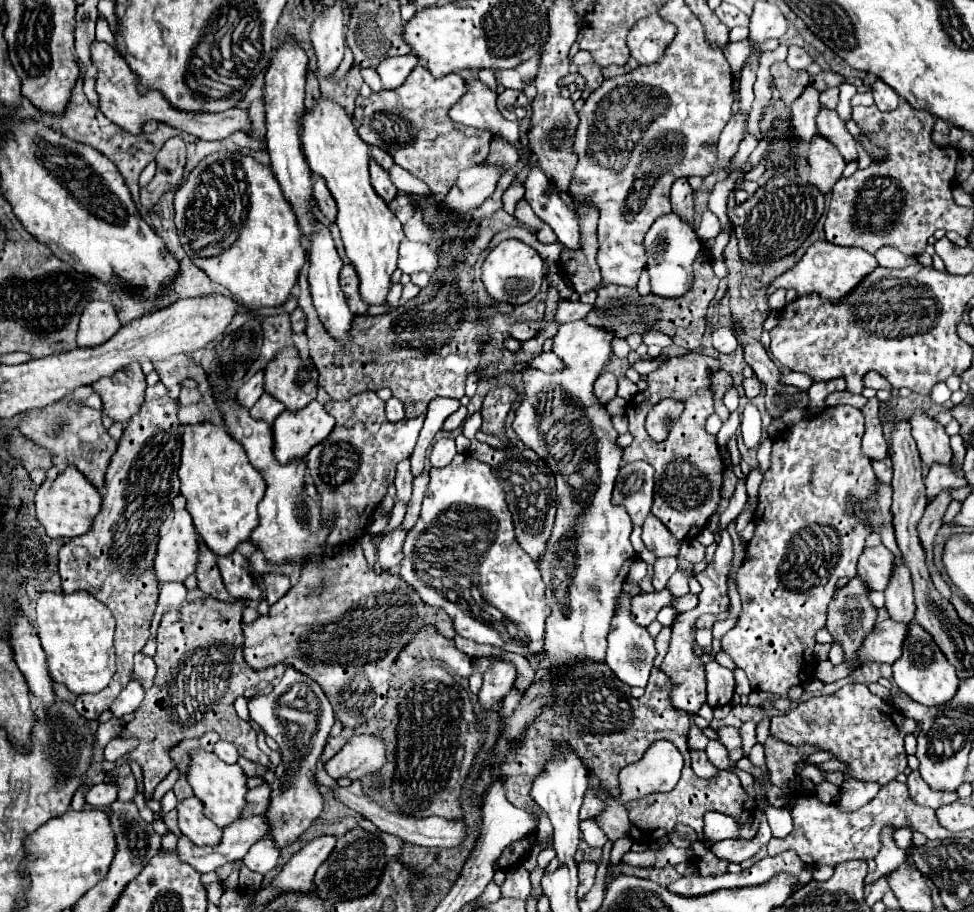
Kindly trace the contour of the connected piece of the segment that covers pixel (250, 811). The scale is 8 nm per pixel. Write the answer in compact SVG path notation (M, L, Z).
M262 784L258 788L252 788L248 792L248 806L242 812L242 816L262 814L262 812L266 812L268 804L270 804L270 784Z

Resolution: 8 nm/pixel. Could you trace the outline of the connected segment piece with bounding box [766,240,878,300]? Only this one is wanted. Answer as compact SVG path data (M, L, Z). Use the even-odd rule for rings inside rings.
M818 240L814 242L808 252L798 260L796 266L792 266L788 272L780 274L768 288L766 296L770 296L778 288L794 288L798 294L808 294L808 292L818 292L826 300L840 300L866 272L872 272L876 268L876 258L862 248L846 248L846 246L834 246L828 240Z

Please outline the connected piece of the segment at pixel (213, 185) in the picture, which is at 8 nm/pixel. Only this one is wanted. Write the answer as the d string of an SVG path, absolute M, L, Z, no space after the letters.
M214 152L206 156L178 188L174 196L176 228L180 244L190 260L204 270L212 282L226 286L232 296L248 310L282 306L298 282L298 274L306 262L302 232L292 204L284 198L278 180L270 168L242 152Z

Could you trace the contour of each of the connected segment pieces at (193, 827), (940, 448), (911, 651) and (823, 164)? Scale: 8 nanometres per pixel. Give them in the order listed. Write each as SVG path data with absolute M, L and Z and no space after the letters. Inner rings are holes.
M192 796L178 802L178 826L196 846L218 846L222 840L222 830L204 816L204 804Z
M920 410L914 412L910 424L912 424L912 436L920 450L922 462L926 466L950 464L952 450L950 450L950 438L944 426L938 424L934 418L924 416Z
M910 624L910 636L906 638L902 658L892 664L894 670L894 682L900 686L902 692L906 692L914 702L924 706L940 706L950 702L958 692L958 676L954 666L950 666L948 658L942 654L942 650L936 646L932 636L920 628L918 624Z
M814 136L810 142L808 166L808 182L814 184L822 194L828 194L842 178L846 160L828 140L822 140L822 136Z

